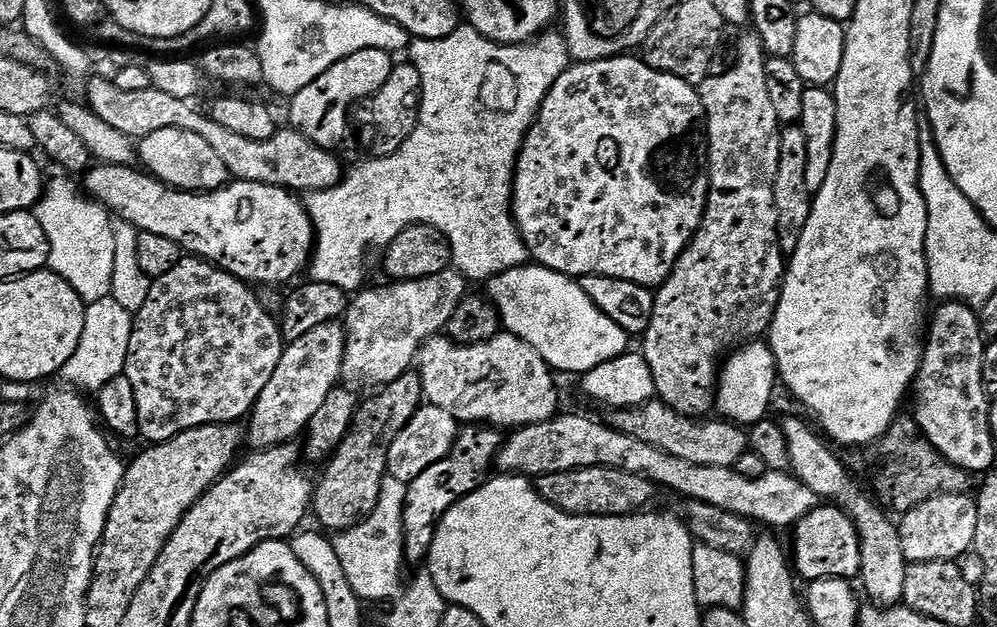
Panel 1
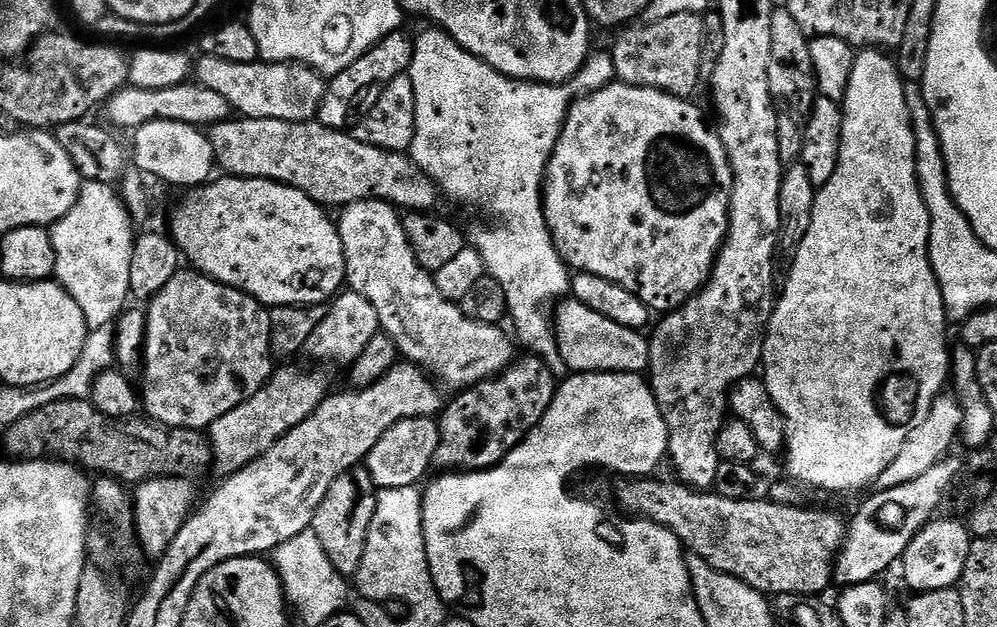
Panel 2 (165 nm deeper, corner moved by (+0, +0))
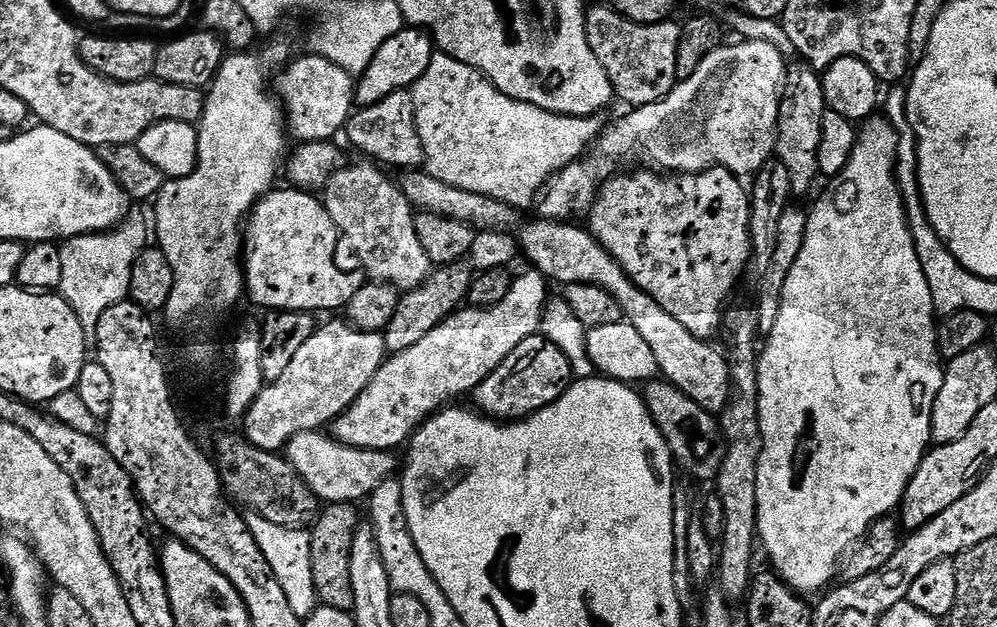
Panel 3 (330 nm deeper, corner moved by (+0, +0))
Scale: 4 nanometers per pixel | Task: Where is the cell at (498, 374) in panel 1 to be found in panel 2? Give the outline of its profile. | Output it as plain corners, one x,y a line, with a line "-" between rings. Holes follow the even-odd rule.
363,200
347,205
341,212
344,213
341,214
340,220
338,216
338,227
344,247
344,274
347,287
353,292
362,294
362,298
366,298
370,306
374,306
381,332
385,332
392,339
397,353
407,363
423,368
445,389
448,387
452,388
451,390
463,390
474,384
481,384
482,381
491,380
493,376
498,376
512,367
513,337
507,331
504,333
503,327
474,322
474,318
466,318
457,301
448,300
440,293
435,275
425,270
414,258
414,252
406,238
404,221
397,209
384,200

